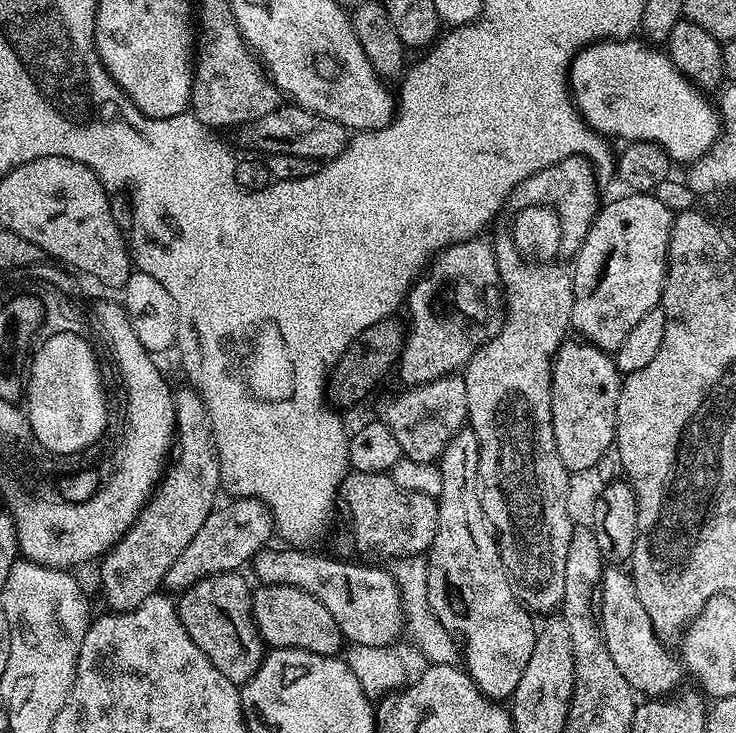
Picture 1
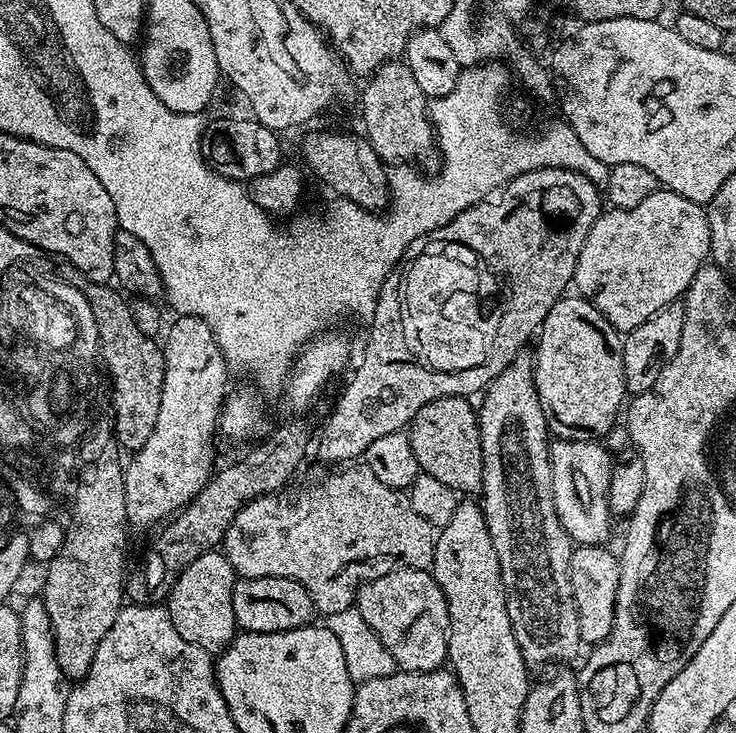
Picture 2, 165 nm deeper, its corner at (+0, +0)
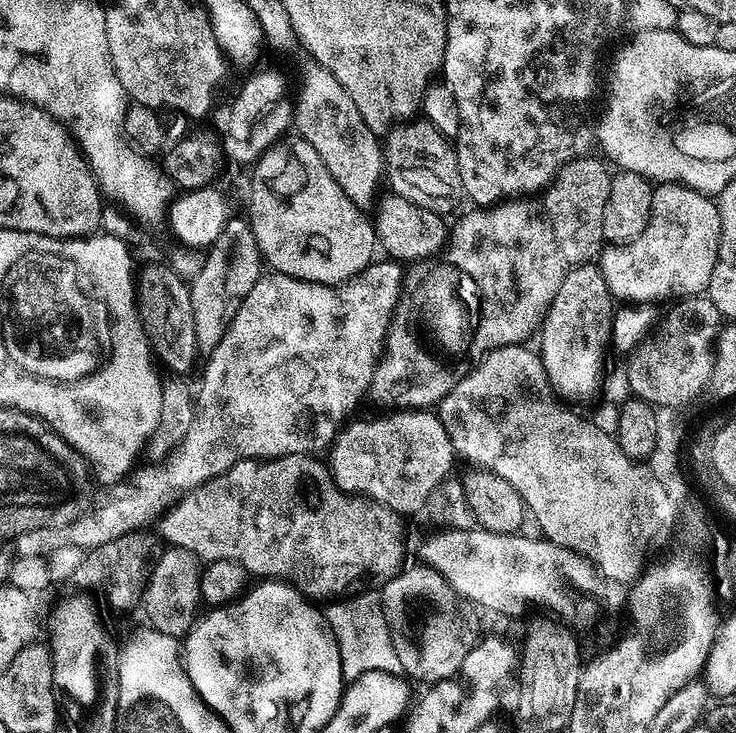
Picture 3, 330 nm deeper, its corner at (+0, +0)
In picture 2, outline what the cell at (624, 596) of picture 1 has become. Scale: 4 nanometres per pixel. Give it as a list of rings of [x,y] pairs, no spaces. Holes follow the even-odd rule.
[[[581,544],[573,547],[570,558],[570,586],[578,610],[580,638],[585,645],[595,646],[610,634],[616,609],[618,578],[620,577],[620,557],[608,546]]]

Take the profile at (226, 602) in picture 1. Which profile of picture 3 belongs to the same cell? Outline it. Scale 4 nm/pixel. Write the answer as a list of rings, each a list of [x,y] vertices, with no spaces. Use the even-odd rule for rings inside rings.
[[[165,547],[160,555],[155,557],[152,573],[144,591],[142,613],[144,612],[145,618],[148,619],[145,620],[147,627],[177,638],[187,636],[202,612],[201,573],[202,561],[190,550]]]

